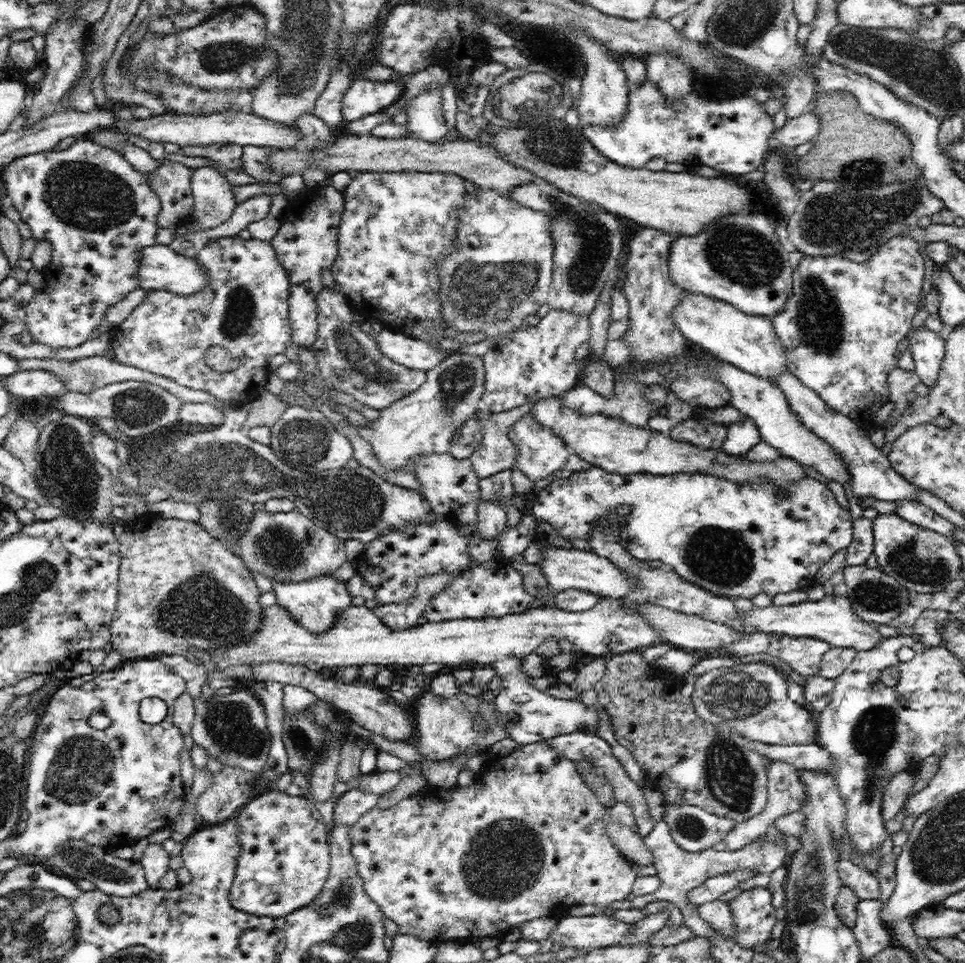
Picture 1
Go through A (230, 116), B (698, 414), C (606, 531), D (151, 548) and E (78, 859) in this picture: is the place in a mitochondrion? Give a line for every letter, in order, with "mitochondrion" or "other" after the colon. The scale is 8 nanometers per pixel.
A: other
B: other
C: mitochondrion
D: other
E: mitochondrion

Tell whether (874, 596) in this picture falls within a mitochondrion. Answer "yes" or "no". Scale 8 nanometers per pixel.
yes

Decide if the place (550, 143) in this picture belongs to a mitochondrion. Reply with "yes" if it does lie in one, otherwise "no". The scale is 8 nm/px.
yes

